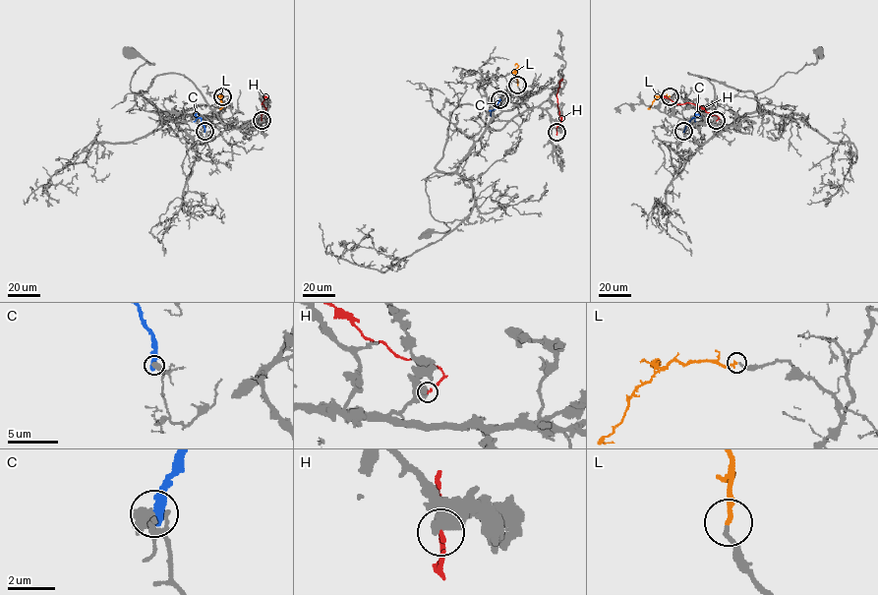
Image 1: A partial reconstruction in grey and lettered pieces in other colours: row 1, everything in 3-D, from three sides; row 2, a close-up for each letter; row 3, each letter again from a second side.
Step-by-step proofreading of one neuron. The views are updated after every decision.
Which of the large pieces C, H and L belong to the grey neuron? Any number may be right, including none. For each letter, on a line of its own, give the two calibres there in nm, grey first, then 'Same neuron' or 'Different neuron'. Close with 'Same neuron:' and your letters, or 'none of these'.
C: Thickness 360 nm (grey) against 500 nm. Different neuron
H: Thickness 650 nm (grey) against 140 nm. Different neuron
L: Thickness 180 nm (grey) against 220 nm. Same neuron
Same neuron: L

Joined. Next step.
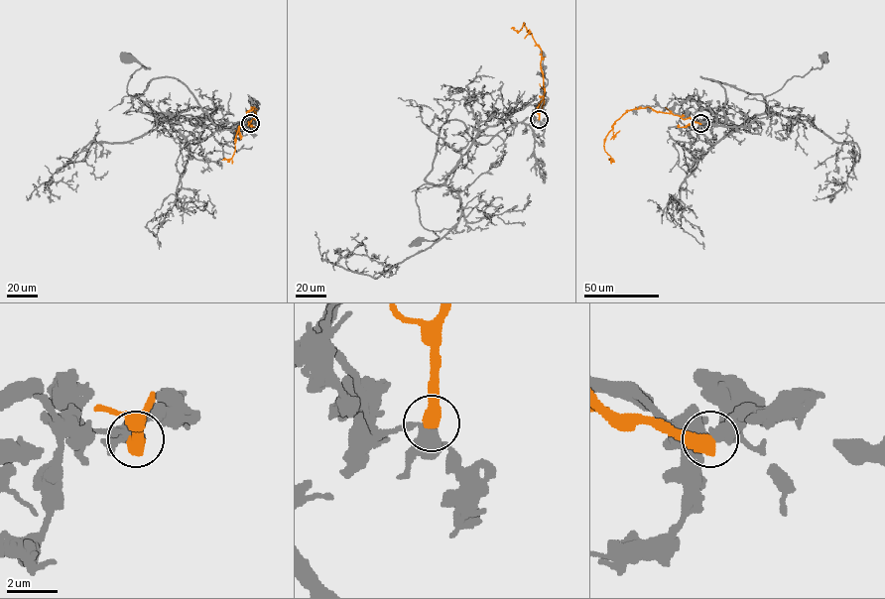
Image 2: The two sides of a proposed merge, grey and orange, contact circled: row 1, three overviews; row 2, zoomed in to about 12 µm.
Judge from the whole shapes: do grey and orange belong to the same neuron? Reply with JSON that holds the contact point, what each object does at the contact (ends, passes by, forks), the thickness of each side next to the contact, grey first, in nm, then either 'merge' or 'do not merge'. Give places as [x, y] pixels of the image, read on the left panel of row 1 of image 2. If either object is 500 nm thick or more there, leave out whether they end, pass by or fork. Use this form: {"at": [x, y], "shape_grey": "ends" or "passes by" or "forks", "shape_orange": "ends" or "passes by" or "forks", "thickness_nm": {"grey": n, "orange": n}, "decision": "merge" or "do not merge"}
{"at": [250, 123], "thickness_nm": {"grey": 440, "orange": 600}, "decision": "do not merge"}

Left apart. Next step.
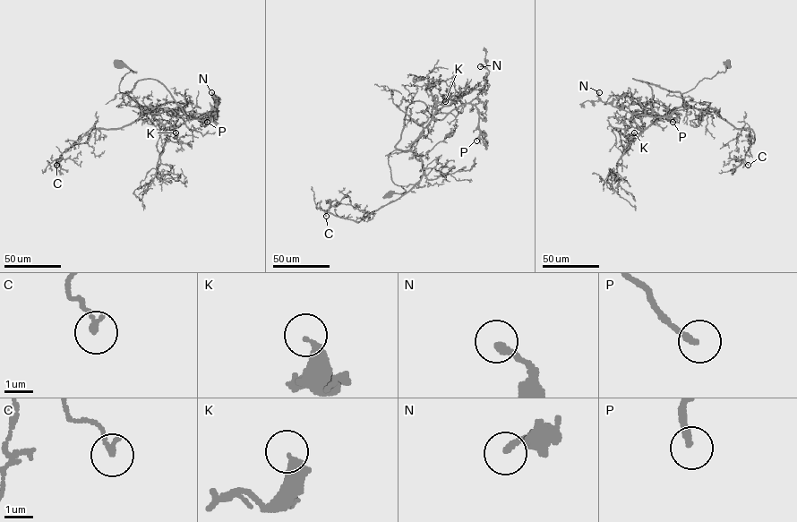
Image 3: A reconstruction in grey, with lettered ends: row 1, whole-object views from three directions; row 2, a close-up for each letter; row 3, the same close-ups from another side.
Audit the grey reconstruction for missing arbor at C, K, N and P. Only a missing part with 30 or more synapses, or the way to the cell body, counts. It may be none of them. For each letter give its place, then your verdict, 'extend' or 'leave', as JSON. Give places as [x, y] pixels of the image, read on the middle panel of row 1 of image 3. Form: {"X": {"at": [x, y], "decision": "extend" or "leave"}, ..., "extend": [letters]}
{"C": {"at": [326, 216], "decision": "leave"}, "K": {"at": [445, 101], "decision": "leave"}, "N": {"at": [480, 66], "decision": "leave"}, "P": {"at": [476, 141], "decision": "leave"}, "extend": []}

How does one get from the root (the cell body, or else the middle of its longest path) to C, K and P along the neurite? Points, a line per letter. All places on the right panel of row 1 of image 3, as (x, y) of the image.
C: (726, 63), (724, 72), (683, 93), (683, 105), (750, 129), (748, 165)
K: (726, 63), (724, 72), (704, 78), (683, 93), (681, 106), (664, 114), (630, 141), (629, 136), (634, 132)
P: (726, 63), (724, 72), (683, 93), (681, 106), (660, 116), (645, 106), (635, 115), (672, 122)

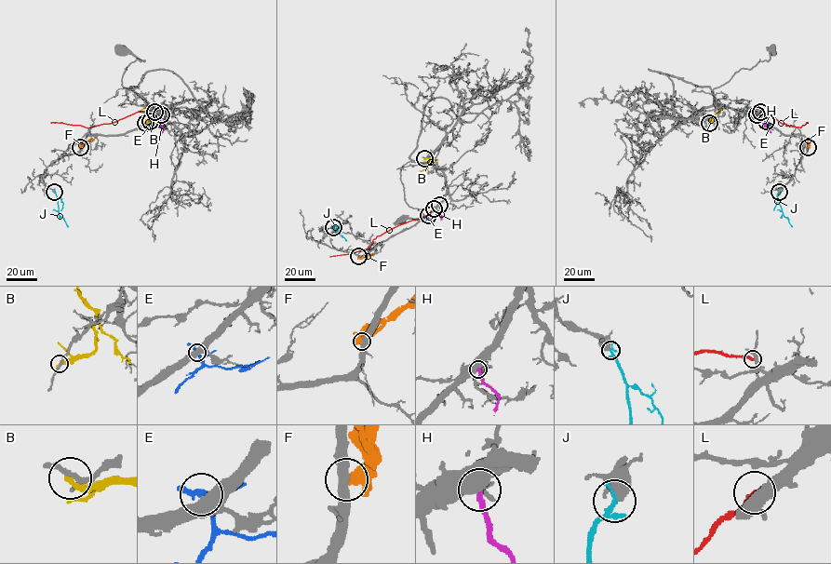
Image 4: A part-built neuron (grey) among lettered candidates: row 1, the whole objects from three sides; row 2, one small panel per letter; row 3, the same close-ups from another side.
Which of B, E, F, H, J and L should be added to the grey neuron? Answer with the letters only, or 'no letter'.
J

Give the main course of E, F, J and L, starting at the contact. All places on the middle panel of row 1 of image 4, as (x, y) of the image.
E: (428, 215), (440, 216)
F: (358, 256), (366, 257), (373, 253)
J: (333, 227), (336, 226), (346, 240)
L: (434, 208), (424, 217), (378, 235), (368, 248), (329, 257)

